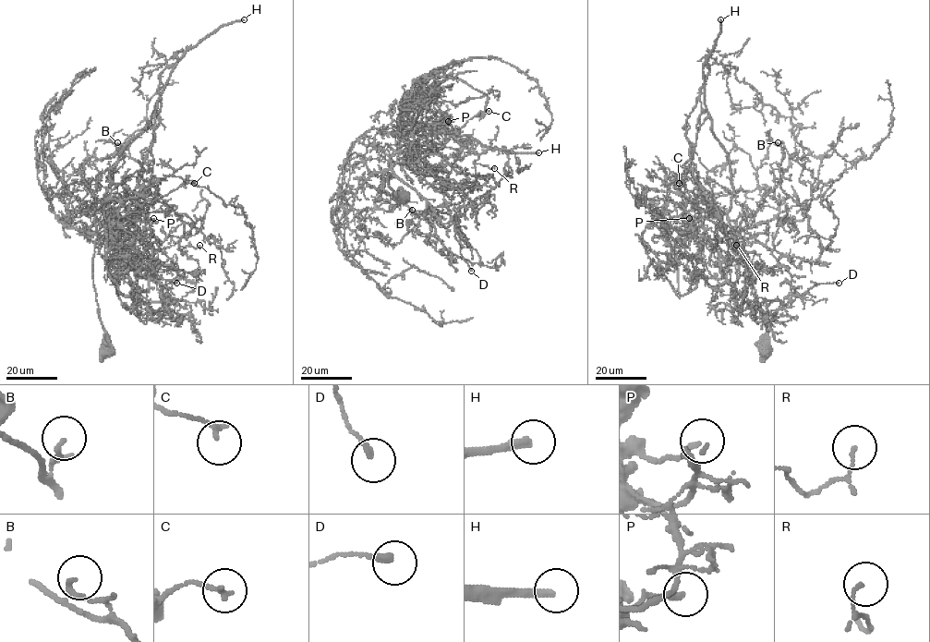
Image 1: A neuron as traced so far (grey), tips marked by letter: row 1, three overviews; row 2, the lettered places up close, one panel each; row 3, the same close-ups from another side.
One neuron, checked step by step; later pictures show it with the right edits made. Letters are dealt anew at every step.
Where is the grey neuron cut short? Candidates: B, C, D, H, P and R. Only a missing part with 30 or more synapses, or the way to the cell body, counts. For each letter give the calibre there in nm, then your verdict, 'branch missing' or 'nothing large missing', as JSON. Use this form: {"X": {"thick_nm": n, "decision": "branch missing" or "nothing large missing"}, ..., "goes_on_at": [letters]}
{"B": {"thick_nm": 170, "decision": "nothing large missing"}, "C": {"thick_nm": 170, "decision": "nothing large missing"}, "D": {"thick_nm": 200, "decision": "nothing large missing"}, "H": {"thick_nm": 280, "decision": "branch missing"}, "P": {"thick_nm": 170, "decision": "nothing large missing"}, "R": {"thick_nm": 120, "decision": "nothing large missing"}, "goes_on_at": ["H"]}

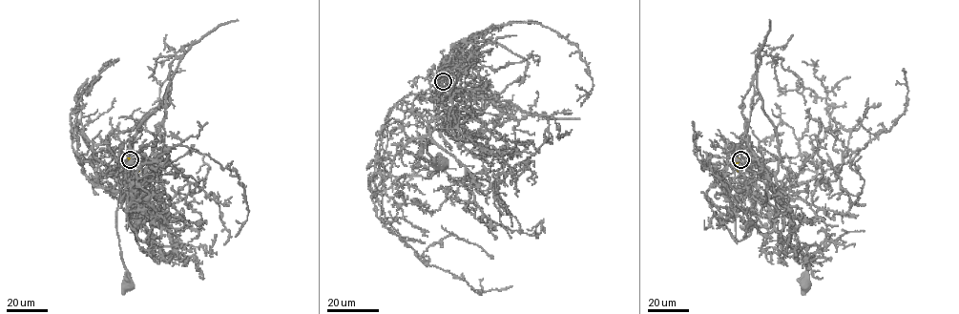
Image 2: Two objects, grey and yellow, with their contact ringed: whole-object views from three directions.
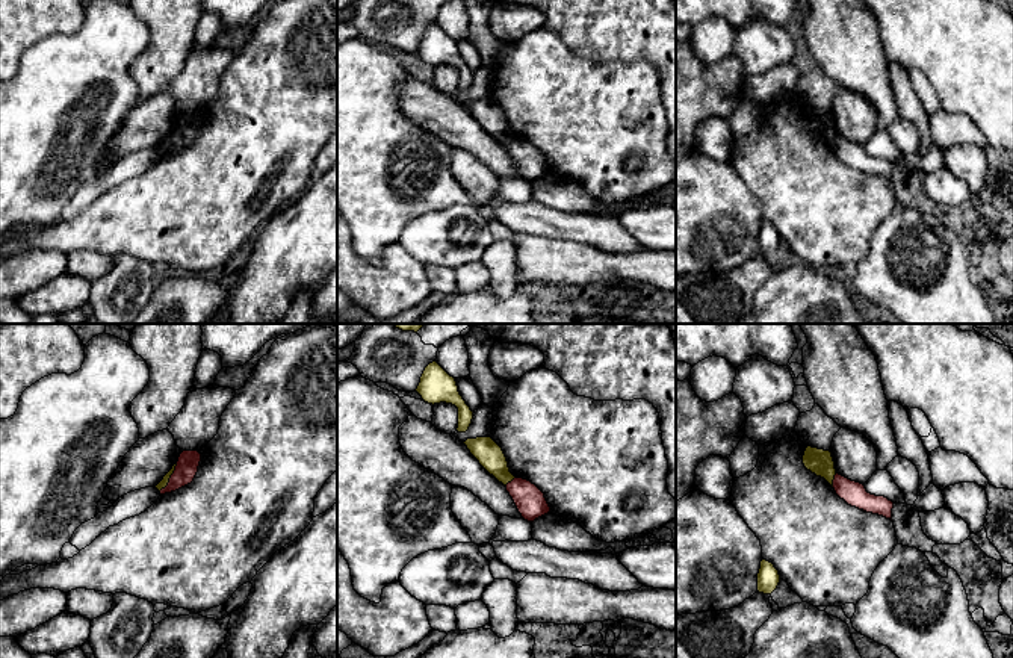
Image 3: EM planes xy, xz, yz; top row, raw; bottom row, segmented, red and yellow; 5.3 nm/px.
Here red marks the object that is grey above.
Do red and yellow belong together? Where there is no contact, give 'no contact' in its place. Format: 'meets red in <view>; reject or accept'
meets red in xy; reject

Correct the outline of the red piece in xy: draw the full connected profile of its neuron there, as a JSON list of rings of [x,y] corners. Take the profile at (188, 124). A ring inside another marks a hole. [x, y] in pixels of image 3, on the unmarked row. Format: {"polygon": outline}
{"polygon": [[[183,112],[168,147],[160,151],[160,156],[175,153],[191,145],[198,133],[200,123],[201,115],[198,112]]]}

